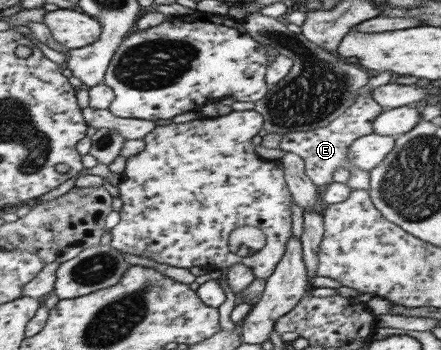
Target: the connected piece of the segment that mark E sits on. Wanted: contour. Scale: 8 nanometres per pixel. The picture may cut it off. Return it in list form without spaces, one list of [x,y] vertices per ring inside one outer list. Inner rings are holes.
[[[363,93],[358,96],[358,99],[350,106],[350,108],[339,116],[328,126],[317,128],[309,132],[291,132],[282,139],[279,147],[282,151],[298,154],[305,159],[306,174],[311,178],[311,181],[320,188],[325,188],[329,184],[333,184],[333,174],[339,168],[346,169],[350,173],[354,170],[352,160],[349,159],[349,152],[352,150],[352,145],[365,136],[376,132],[375,124],[387,110],[379,102],[375,101],[371,93]]]

